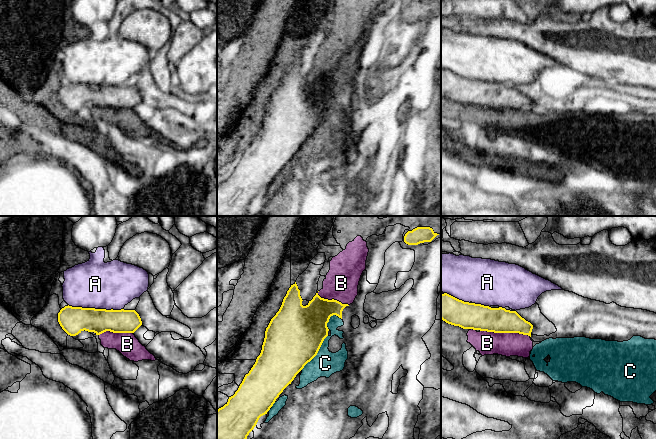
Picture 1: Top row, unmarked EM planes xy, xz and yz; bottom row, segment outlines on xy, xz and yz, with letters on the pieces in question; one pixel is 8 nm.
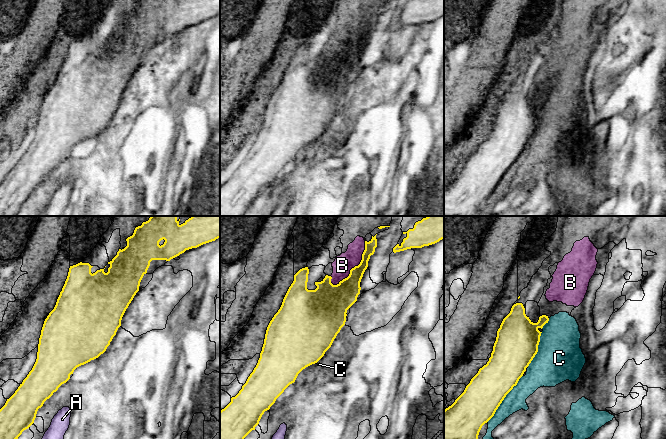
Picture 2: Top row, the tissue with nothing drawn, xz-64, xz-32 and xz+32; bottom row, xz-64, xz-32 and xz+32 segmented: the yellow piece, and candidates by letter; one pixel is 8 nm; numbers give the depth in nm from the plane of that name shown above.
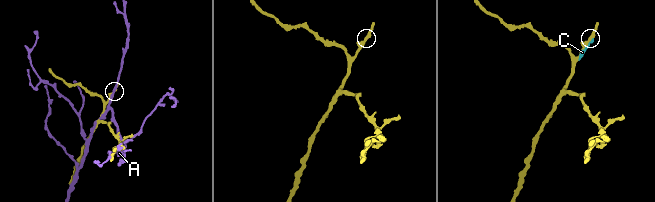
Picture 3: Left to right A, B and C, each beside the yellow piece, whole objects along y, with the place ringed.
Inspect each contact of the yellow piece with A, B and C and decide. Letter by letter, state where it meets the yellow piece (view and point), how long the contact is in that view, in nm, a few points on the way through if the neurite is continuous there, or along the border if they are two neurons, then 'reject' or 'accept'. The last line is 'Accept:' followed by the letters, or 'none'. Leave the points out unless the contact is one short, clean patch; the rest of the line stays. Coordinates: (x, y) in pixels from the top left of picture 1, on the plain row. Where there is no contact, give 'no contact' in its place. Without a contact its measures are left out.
A: xy (94, 84) | 440 nm | reject
B: yz (505, 108) | 420 nm | reject
C: xz (317, 128) | 360 nm | reject
Accept: none

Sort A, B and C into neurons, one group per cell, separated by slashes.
A / B C

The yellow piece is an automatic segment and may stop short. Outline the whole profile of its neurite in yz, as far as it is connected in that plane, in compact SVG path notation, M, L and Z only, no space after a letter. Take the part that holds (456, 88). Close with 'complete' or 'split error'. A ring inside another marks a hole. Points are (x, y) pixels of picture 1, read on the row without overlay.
M441 70L441 95L463 105L494 109L519 109L531 113L533 101L516 87L491 84Z; complete

